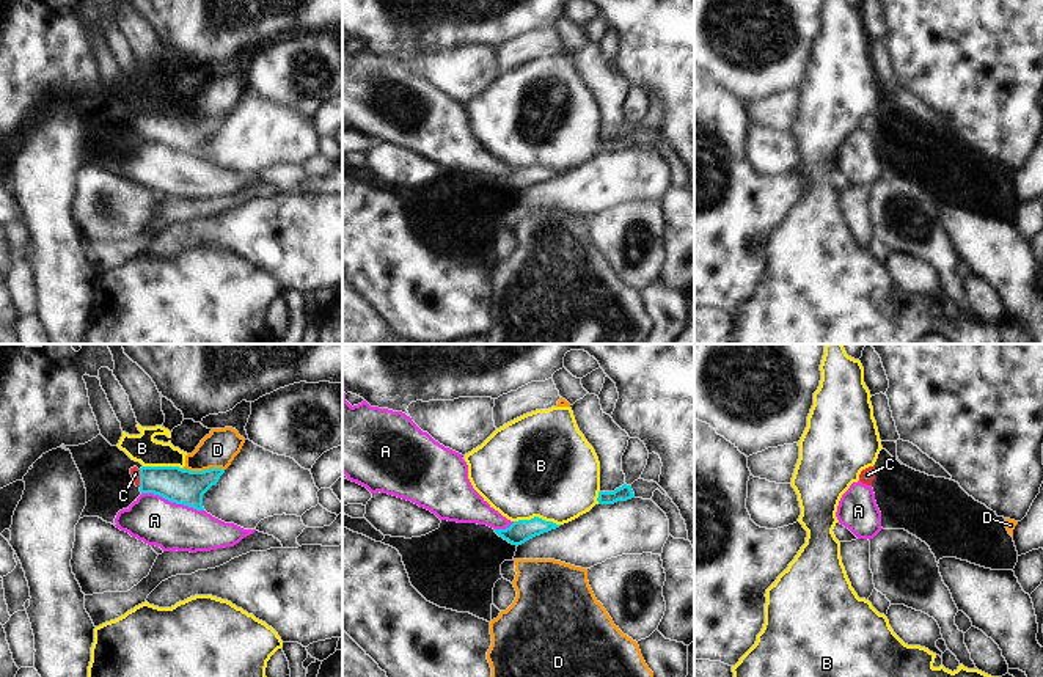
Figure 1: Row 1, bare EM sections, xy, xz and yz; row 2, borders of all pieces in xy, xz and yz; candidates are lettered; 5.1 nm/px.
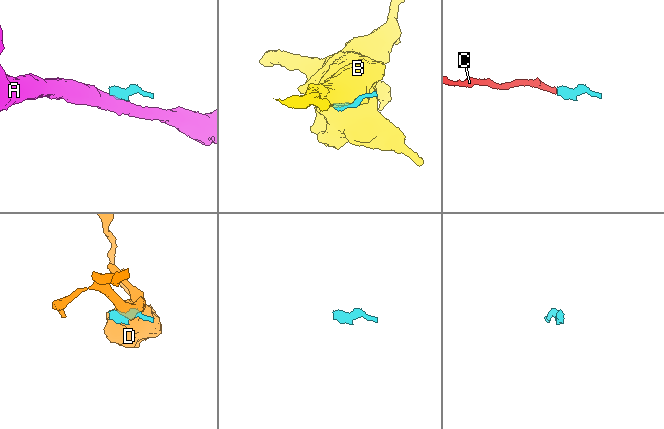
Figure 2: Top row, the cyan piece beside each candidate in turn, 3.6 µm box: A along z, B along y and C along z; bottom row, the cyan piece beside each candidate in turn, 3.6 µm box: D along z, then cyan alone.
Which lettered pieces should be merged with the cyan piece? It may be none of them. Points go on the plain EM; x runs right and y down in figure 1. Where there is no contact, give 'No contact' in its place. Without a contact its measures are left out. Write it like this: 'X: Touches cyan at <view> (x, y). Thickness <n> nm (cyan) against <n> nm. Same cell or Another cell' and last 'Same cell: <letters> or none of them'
A: Touches cyan at xy (173, 150). Thickness 180 nm (cyan) against 240 nm. Another cell
B: Touches cyan at xz (537, 165). Thickness 120 nm (cyan) against 500 nm. Another cell
C: Touches cyan at xy (140, 126). Thickness 180 nm (cyan) against 50 nm. Same cell
D: Touches cyan at xy (204, 118). Thickness 180 nm (cyan) against 190 nm. Another cell
Same cell: C

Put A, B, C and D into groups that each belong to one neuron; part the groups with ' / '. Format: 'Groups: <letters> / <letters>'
Groups: A / B / C / D

